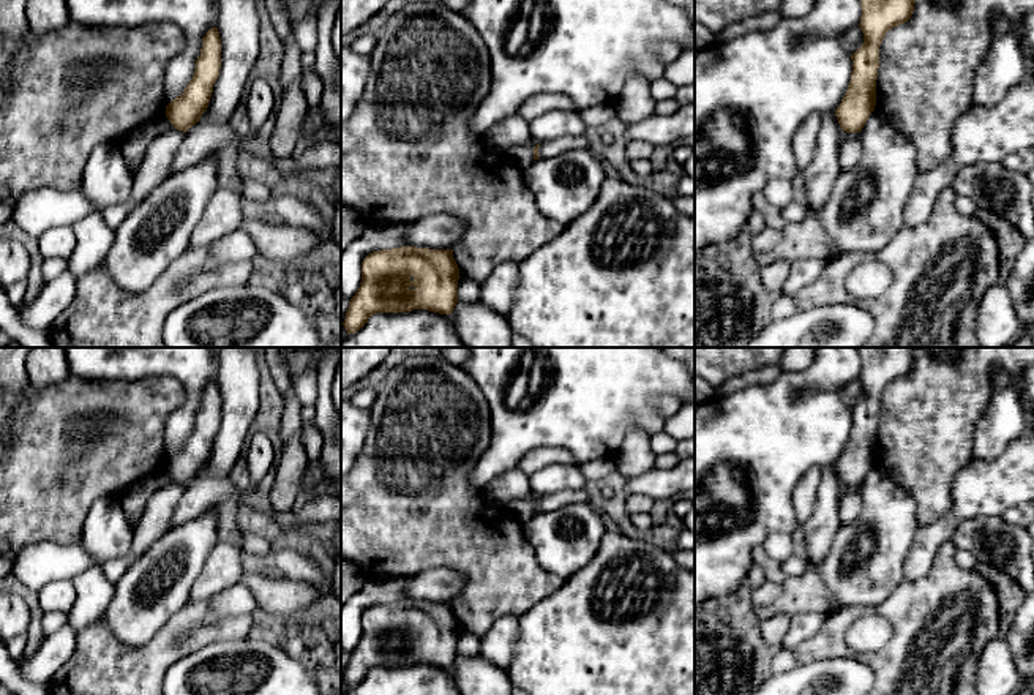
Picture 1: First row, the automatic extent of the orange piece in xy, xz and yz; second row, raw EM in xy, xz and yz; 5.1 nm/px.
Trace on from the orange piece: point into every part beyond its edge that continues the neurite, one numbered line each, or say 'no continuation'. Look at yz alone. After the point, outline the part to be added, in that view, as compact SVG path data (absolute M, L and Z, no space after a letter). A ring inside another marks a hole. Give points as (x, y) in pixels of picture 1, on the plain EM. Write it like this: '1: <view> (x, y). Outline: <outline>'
no continuation

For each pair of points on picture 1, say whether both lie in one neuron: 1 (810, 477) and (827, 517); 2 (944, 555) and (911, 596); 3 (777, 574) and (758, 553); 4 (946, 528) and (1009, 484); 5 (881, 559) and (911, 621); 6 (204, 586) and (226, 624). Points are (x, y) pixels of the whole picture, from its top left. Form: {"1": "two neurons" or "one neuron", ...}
{"1": "two neurons", "2": "one neuron", "3": "one neuron", "4": "one neuron", "5": "two neurons", "6": "two neurons"}

